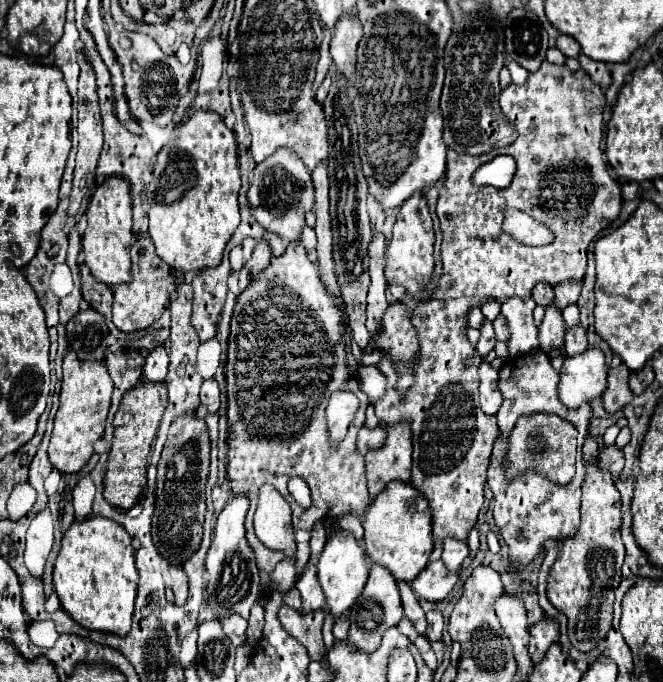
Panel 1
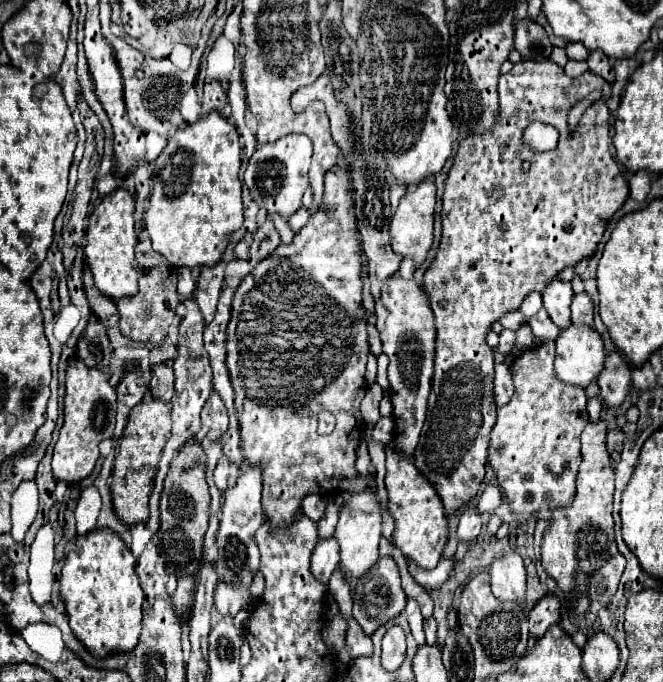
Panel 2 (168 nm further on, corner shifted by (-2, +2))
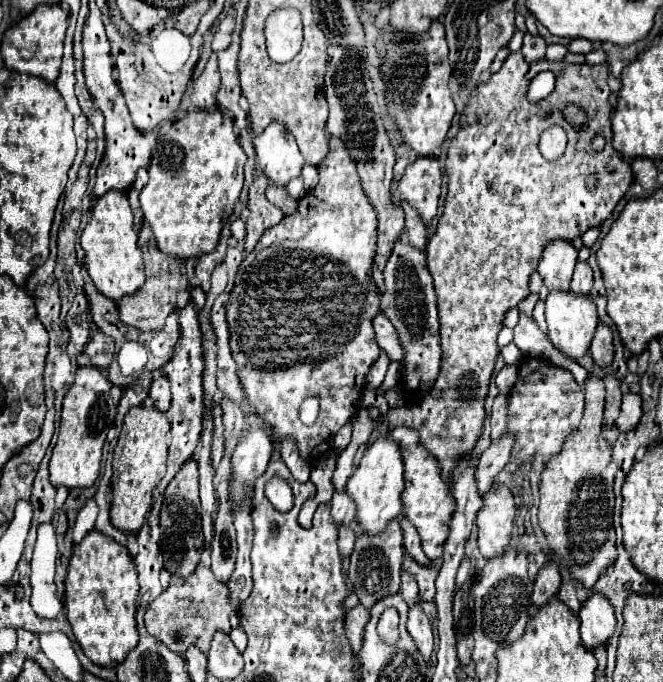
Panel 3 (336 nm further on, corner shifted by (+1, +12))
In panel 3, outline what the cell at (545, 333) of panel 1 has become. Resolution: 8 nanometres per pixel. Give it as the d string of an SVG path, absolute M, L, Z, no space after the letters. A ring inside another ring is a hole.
M552 240L538 264L538 272L550 290L564 290L570 286L572 272L578 260L578 250L568 240Z

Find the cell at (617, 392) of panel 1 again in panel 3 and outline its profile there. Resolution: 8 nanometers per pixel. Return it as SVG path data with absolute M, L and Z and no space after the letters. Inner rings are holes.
M602 320L596 326L596 336L592 338L592 344L590 344L590 354L598 368L608 368L612 364L612 358L614 358L612 332L608 324L604 324Z

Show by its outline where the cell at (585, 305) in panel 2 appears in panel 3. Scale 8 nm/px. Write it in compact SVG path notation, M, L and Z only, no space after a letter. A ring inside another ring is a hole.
M578 262L576 264L576 270L574 270L574 276L572 276L572 284L570 288L576 292L576 294L590 294L590 288L592 288L592 268L588 266L588 262Z

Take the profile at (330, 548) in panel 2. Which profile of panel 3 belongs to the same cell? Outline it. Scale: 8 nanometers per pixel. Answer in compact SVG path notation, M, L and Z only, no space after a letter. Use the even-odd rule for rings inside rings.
M334 490L332 496L332 518L336 526L354 526L354 508L356 504L352 504L352 498L348 496L346 490Z

